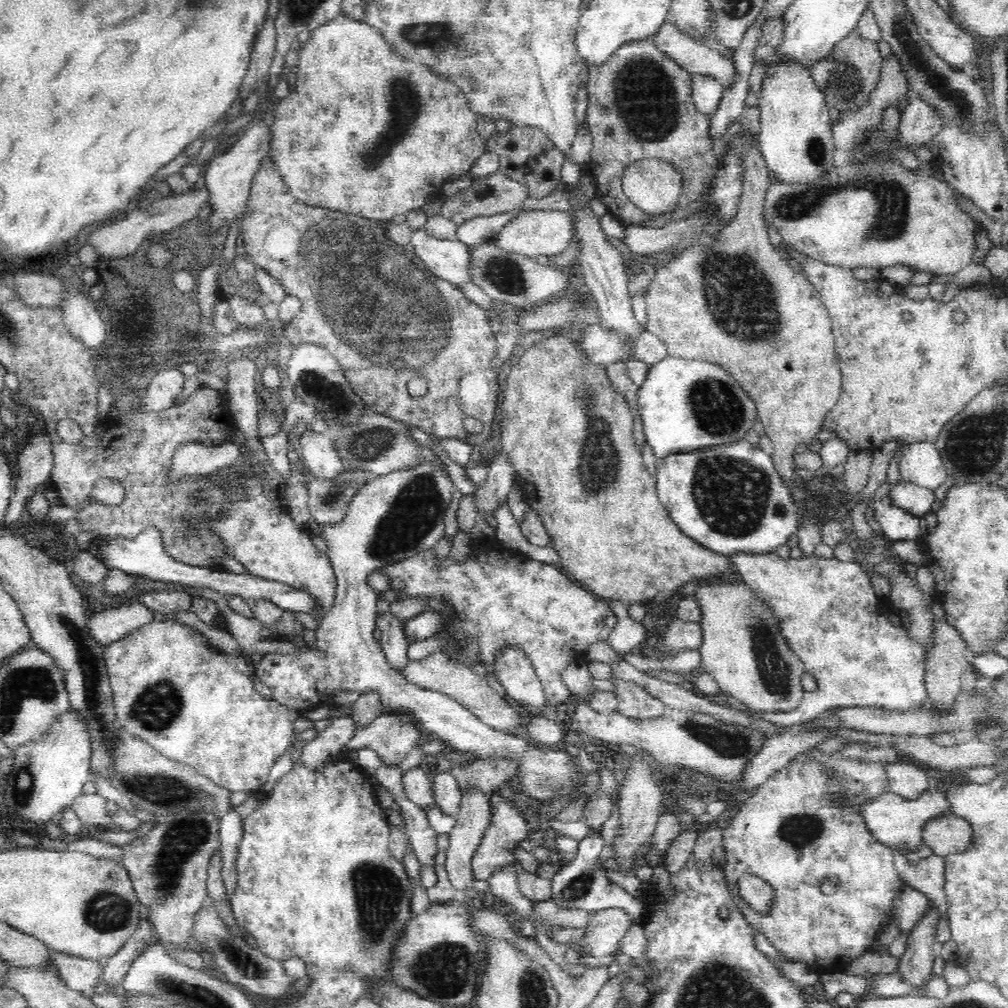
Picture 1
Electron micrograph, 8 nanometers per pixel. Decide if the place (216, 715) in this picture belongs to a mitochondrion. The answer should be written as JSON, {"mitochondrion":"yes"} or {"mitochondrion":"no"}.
{"mitochondrion":"no"}

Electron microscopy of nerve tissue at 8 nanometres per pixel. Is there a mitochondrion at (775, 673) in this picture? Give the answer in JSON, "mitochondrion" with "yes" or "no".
{"mitochondrion":"yes"}

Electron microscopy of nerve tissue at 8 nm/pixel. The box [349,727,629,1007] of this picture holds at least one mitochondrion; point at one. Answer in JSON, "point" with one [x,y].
{"point":[446,969]}

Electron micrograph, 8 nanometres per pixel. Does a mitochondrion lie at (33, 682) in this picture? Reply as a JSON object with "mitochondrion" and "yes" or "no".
{"mitochondrion":"yes"}

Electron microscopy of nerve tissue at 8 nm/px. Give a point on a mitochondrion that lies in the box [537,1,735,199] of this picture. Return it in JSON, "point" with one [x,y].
{"point":[646,101]}

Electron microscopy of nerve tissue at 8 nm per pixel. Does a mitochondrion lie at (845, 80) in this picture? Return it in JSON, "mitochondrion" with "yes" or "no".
{"mitochondrion":"yes"}

